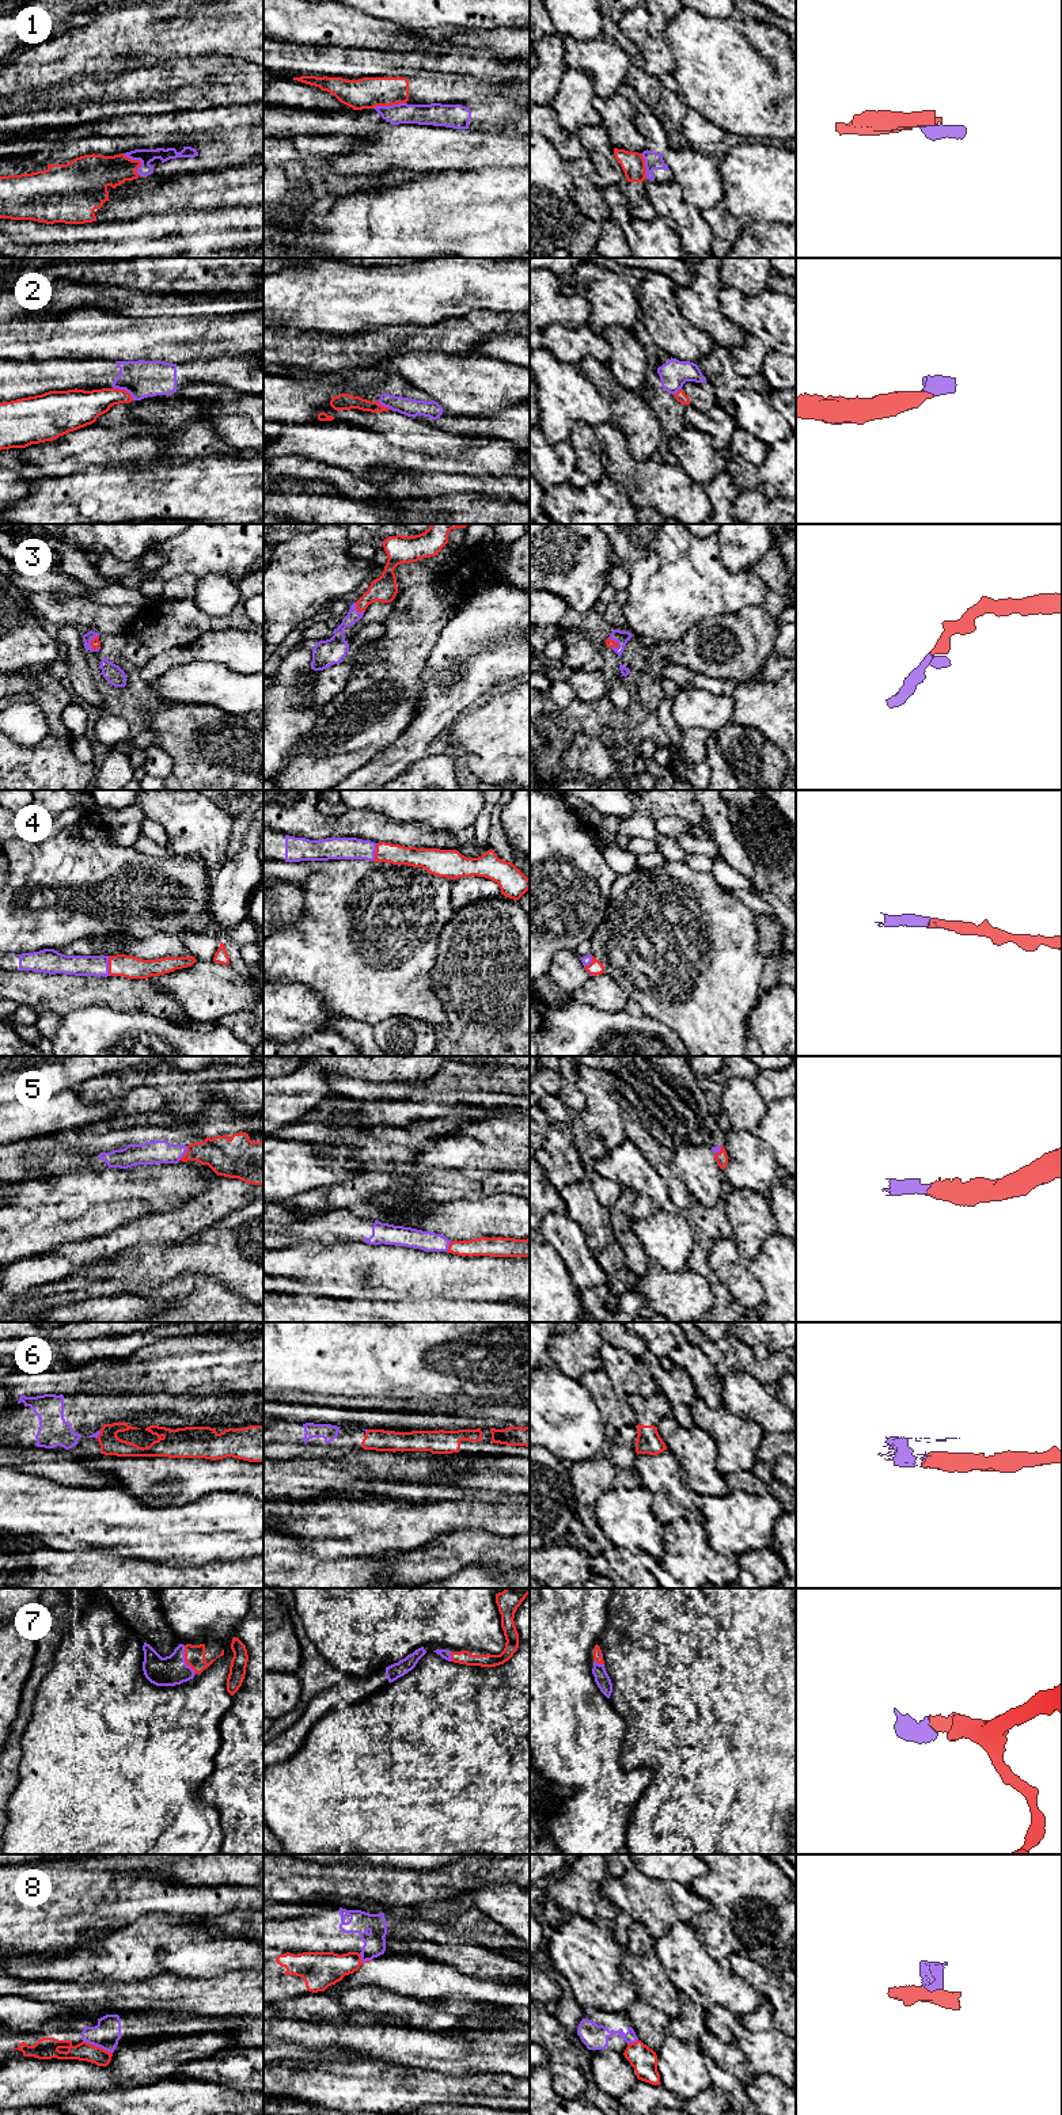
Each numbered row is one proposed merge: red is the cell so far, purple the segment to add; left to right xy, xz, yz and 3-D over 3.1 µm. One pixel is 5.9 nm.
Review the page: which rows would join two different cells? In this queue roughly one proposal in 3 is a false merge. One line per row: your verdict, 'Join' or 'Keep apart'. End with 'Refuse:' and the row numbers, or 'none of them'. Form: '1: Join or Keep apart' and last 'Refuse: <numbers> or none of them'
1: Keep apart
2: Keep apart
3: Join
4: Join
5: Join
6: Join
7: Join
8: Keep apart
Refuse: 1, 2, 8

